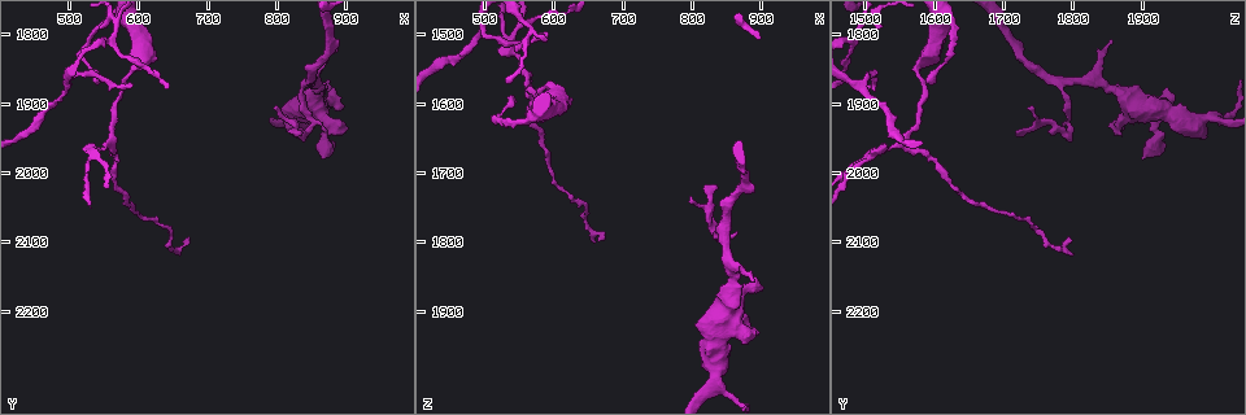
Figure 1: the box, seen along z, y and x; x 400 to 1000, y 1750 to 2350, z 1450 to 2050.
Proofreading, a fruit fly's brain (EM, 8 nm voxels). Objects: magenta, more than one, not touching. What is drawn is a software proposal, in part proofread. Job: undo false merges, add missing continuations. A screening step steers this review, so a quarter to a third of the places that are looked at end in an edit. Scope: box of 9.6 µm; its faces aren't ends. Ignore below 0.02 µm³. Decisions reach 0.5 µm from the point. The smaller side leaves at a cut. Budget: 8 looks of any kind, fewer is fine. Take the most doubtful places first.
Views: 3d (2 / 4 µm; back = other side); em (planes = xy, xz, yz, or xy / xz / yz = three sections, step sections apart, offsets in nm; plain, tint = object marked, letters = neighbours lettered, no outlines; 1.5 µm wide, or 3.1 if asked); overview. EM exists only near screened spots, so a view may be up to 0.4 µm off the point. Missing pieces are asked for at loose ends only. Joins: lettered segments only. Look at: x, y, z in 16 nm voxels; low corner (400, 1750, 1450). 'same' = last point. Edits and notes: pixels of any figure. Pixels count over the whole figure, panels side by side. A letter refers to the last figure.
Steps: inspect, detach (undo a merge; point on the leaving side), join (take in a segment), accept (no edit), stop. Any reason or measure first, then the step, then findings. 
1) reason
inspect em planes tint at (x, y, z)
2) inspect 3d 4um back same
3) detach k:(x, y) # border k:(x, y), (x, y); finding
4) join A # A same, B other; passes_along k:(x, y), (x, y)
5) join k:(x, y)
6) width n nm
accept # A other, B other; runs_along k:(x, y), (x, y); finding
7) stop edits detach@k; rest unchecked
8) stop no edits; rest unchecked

two arms in line, one across
inspect em yz step 8 tint at (535, 1975, 1515)

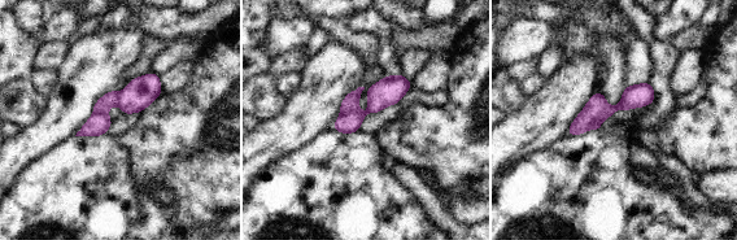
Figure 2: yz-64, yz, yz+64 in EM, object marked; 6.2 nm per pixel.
what lies round it
inspect em yz step 8 letters same

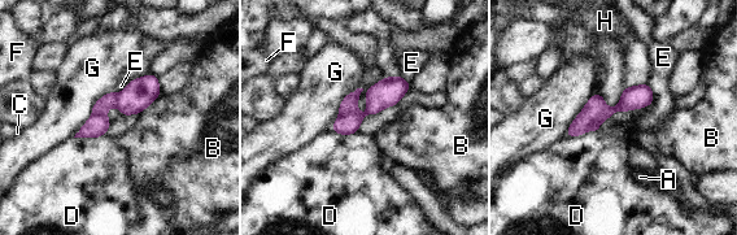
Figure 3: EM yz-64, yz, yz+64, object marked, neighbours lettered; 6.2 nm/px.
detach 3:(596, 107) # A other, B other, C other, D other, E other, F other, G other, H other; border 3:(607, 108), (589, 129); a second neuron is stuck on

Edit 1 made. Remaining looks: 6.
tapers out
inspect 3d 2um back at (590, 1875, 1500)

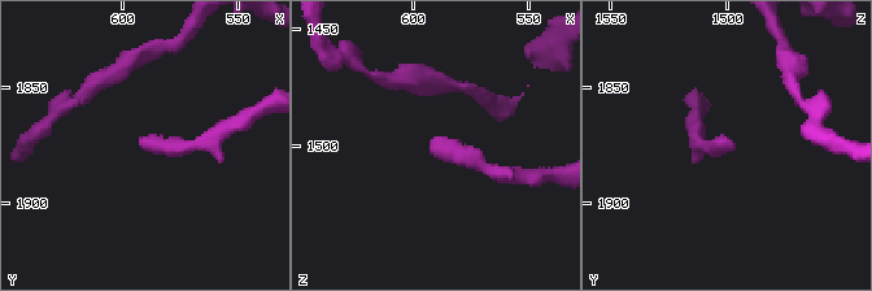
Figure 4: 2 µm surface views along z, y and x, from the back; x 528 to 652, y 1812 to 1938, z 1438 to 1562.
inspect em xy step 8 tint at (593, 1876, 1501)

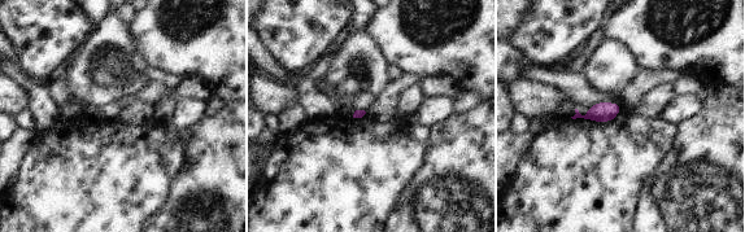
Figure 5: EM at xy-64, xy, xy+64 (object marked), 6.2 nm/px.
inspect em planes letters same

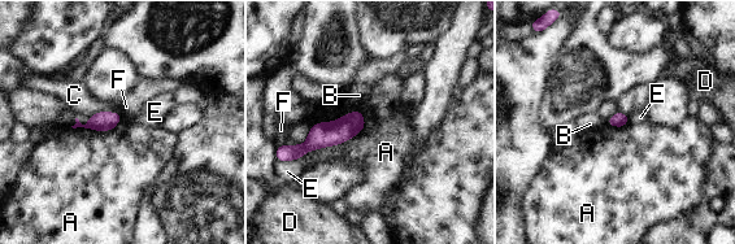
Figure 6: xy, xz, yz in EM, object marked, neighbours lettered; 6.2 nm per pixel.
width 90 nm
accept # A other, B other, C other, D other, E other, F other; no lettered segment goes on from it

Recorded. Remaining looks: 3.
an open end
inspect 3d 2um back at (795, 1905, 1740)

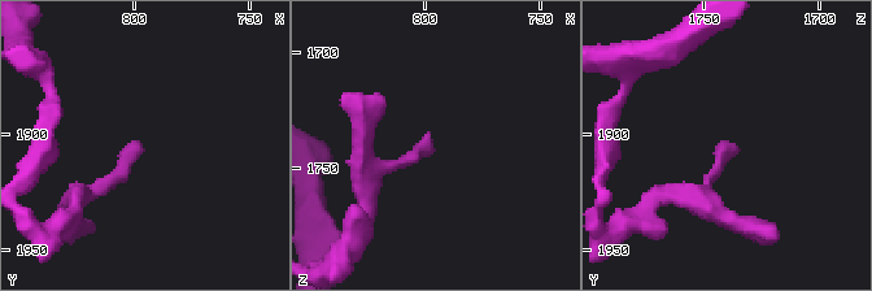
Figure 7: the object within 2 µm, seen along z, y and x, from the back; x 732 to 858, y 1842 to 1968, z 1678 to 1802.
shape alone is not enough
inspect em xy step 4 tint at (797, 1905, 1737)

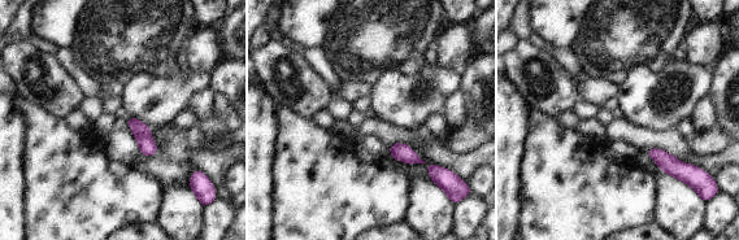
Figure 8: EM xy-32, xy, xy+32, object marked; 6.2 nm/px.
cut it another way
inspect em planes letters same

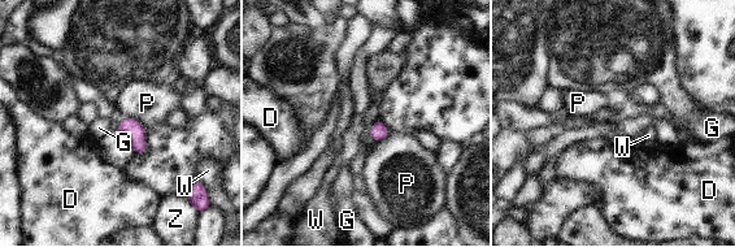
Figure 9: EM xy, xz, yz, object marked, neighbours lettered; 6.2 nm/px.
width 100 nm
accept # D other, G other, P other, W other, Z other; none of them fits

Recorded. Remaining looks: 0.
stop edits detach@3; rest unchecked

